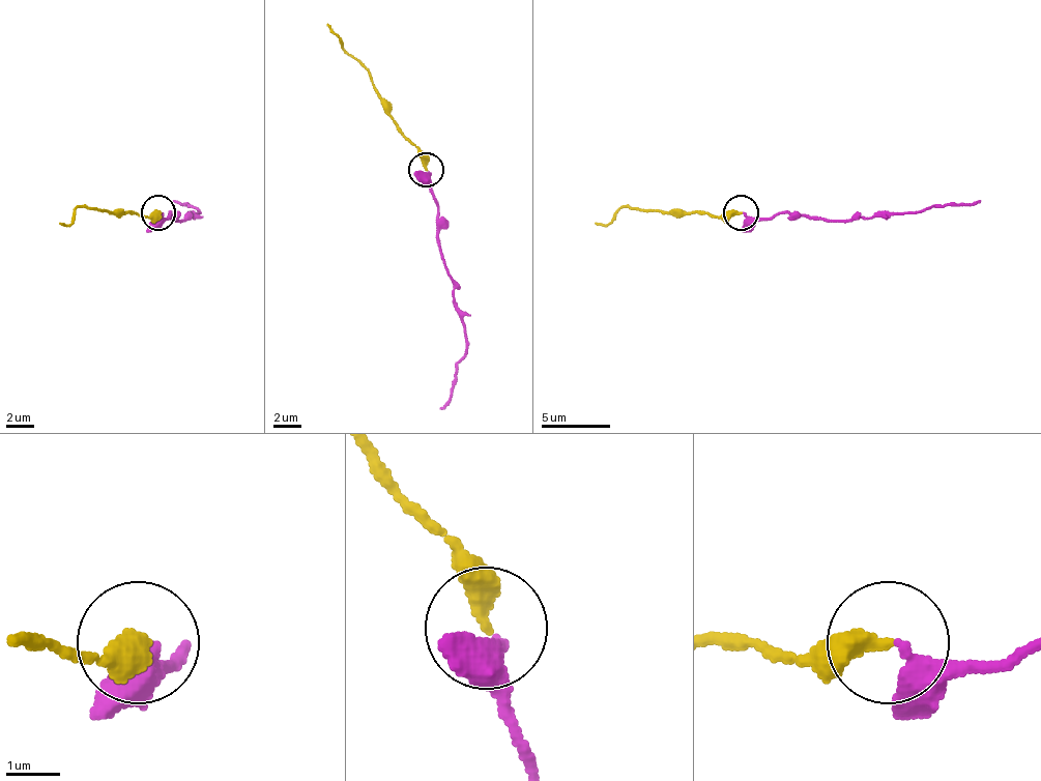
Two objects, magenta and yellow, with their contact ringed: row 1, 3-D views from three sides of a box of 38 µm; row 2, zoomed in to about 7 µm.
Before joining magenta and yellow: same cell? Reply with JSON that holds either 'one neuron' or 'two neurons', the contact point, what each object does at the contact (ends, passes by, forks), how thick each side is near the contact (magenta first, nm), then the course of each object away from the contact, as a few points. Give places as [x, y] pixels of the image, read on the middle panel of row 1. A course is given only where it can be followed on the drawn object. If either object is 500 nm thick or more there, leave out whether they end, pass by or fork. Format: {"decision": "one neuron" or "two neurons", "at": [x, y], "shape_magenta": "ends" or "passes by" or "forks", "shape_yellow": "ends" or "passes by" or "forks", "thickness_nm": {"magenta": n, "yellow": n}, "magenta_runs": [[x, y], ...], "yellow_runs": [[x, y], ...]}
{"decision": "one neuron", "at": [426, 169], "shape_magenta": "ends", "shape_yellow": "ends", "thickness_nm": {"magenta": 360, "yellow": 380}, "magenta_runs": [[428, 172], [432, 200], [439, 210], [442, 262], [466, 339], [453, 394], [439, 408]], "yellow_runs": [[425, 168], [425, 154], [401, 131], [373, 78], [345, 50], [327, 23]]}

